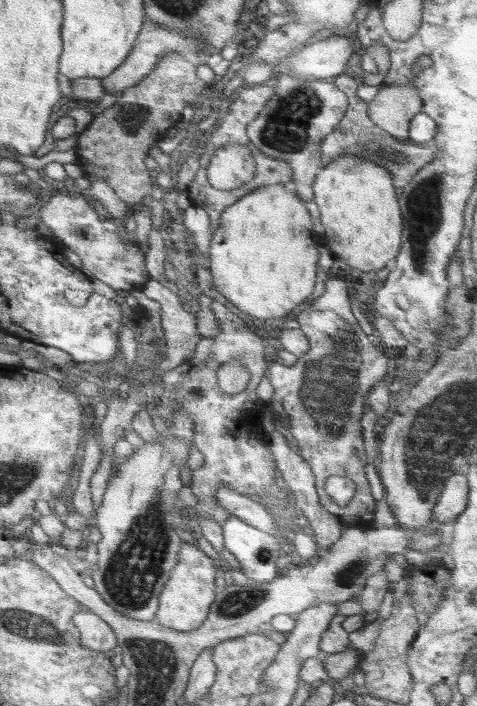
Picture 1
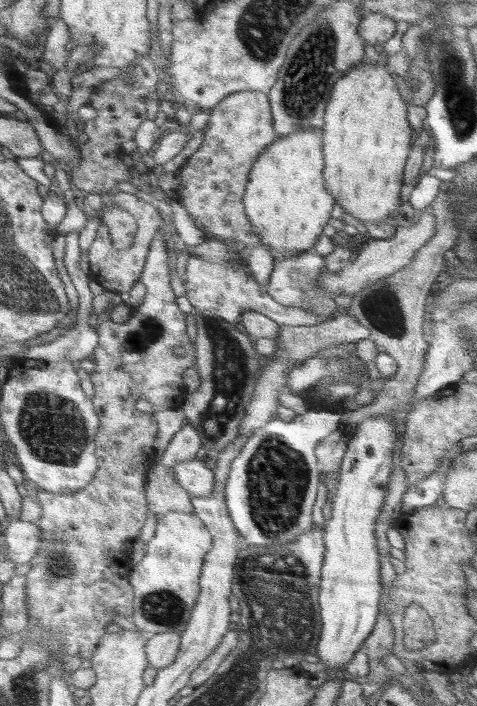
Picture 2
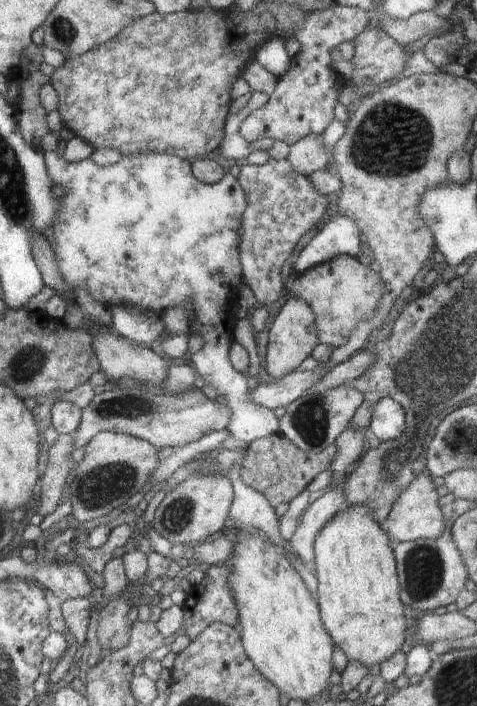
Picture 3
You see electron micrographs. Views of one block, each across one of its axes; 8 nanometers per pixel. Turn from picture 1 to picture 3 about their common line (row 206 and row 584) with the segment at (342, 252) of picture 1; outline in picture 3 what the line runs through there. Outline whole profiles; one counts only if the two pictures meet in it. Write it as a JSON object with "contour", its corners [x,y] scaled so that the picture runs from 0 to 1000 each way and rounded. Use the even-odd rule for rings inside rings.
{"contour":[[[730,715],[721,725],[700,728],[677,751],[667,754],[658,771],[660,797],[656,807],[667,813],[667,844],[671,878],[683,898],[696,904],[734,938],[751,938],[780,952],[792,949],[822,926],[857,915],[866,904],[853,894],[845,854],[839,848],[839,827],[830,813],[830,796],[822,785],[824,772],[805,754],[803,742],[780,737],[771,717]]]}

